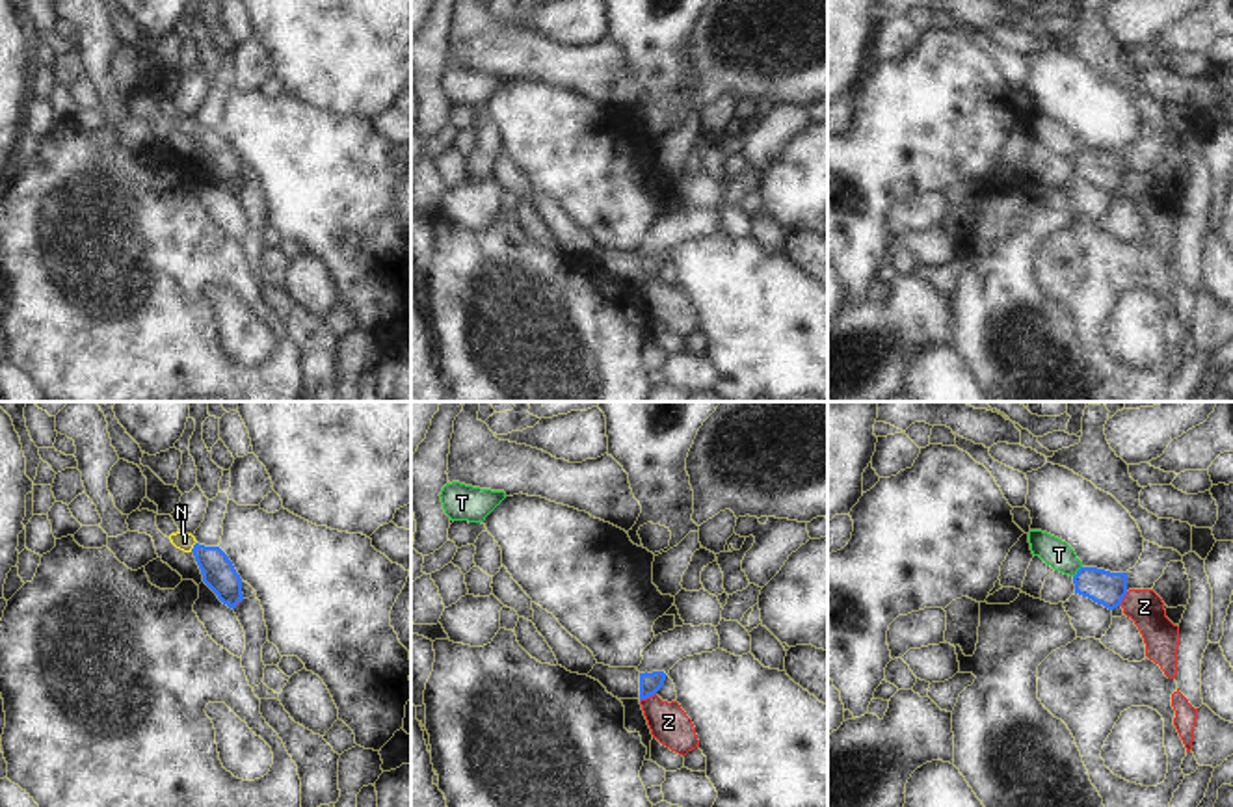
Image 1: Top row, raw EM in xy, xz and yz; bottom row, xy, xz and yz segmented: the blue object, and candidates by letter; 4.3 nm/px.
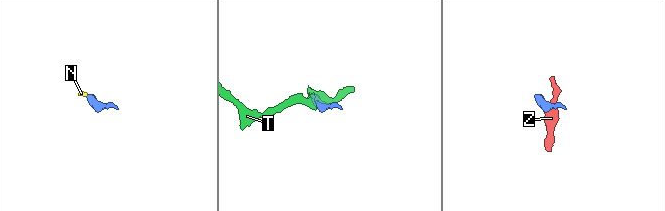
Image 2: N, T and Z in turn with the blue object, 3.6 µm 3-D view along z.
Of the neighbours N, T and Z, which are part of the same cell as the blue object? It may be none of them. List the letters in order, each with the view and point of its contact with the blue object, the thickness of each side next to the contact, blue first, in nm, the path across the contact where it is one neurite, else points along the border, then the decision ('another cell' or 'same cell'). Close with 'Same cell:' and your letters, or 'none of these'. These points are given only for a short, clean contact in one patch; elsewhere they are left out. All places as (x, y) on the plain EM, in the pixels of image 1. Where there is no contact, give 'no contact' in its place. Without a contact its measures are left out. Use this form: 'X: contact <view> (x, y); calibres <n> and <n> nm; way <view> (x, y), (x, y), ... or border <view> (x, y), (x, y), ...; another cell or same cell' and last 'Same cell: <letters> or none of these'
N: contact xy (194, 131); calibres 140 and 80 nm; way xy (218, 157), (194, 131), (185, 125); same cell
T: contact yz (1077, 155); calibres 150 and 120 nm; border yz (1081, 149), (1073, 160); another cell
Z: contact xz (648, 279); calibres 100 and 170 nm; border xz (655, 276), (640, 285); another cell
Same cell: N

